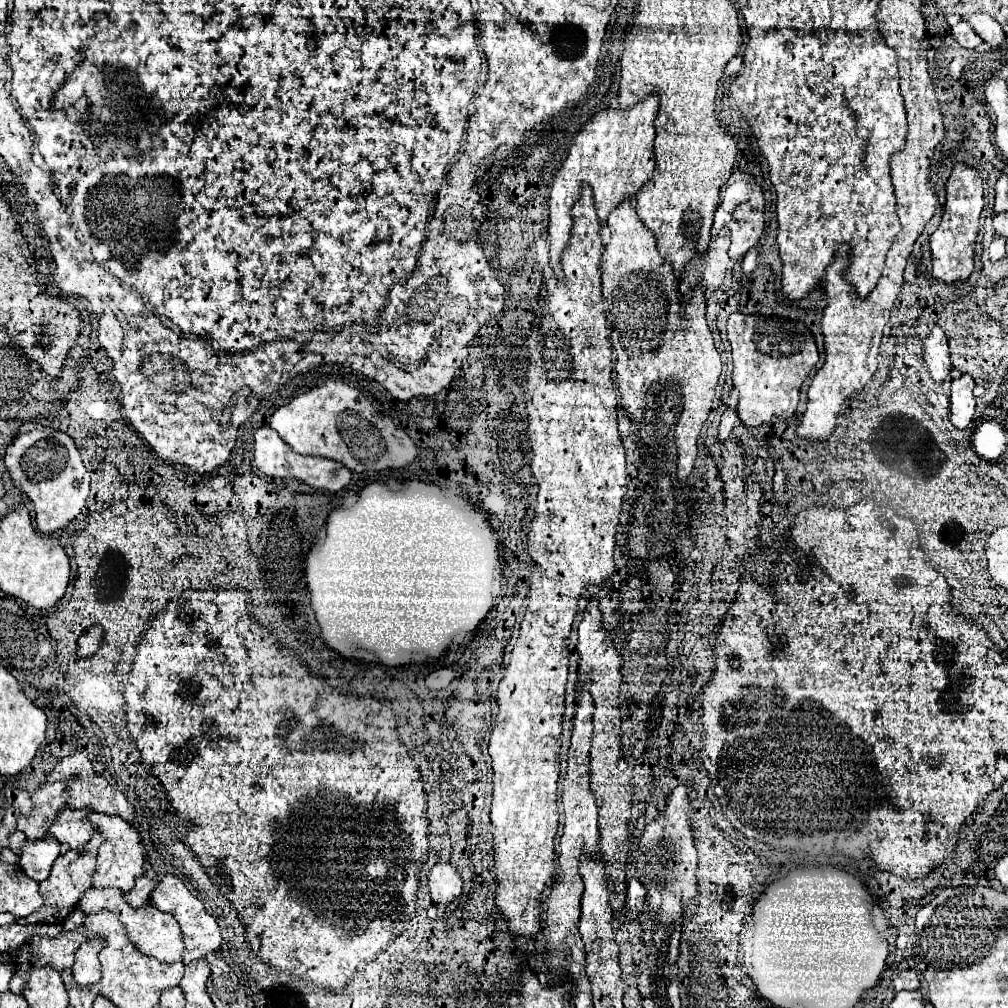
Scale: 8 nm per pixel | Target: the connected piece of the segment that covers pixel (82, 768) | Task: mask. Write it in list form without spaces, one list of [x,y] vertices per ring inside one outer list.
[[[82,750],[72,752],[70,756],[62,758],[56,766],[54,766],[54,780],[62,780],[66,782],[66,792],[64,792],[64,802],[68,808],[92,808],[94,812],[104,812],[104,814],[116,814],[120,818],[124,818],[126,822],[130,822],[136,830],[136,812],[132,810],[132,804],[128,802],[126,794],[122,794],[118,788],[114,788],[112,784],[108,784],[106,780],[102,780],[102,776],[98,776],[94,772],[94,766],[90,764],[88,756]]]

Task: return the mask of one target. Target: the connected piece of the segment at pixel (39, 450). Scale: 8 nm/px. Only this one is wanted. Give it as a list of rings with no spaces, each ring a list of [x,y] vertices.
[[[40,424],[22,428],[8,446],[4,464],[12,484],[34,502],[36,526],[40,532],[50,534],[64,528],[84,508],[88,498],[90,474],[82,464],[74,440],[66,432],[44,428]]]

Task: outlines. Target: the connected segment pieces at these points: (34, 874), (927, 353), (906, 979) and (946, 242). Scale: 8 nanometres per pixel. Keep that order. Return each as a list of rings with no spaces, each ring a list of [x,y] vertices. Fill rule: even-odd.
[[[26,840],[22,846],[20,866],[36,882],[48,878],[54,860],[60,854],[60,844],[56,840]]]
[[[932,326],[930,334],[926,336],[922,344],[922,354],[924,354],[924,362],[934,382],[943,384],[948,381],[951,383],[952,364],[950,364],[950,352],[948,352],[948,338],[940,326]]]
[[[904,970],[900,972],[898,978],[894,980],[894,990],[916,990],[920,986],[918,974],[914,970]]]
[[[958,162],[946,182],[946,206],[944,216],[936,232],[930,236],[930,248],[932,248],[932,266],[934,276],[942,282],[956,282],[966,280],[974,272],[974,244],[978,234],[978,220],[984,206],[982,198],[982,178],[980,174]]]

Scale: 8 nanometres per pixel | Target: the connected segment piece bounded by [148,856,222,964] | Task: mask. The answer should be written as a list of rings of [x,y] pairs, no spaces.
[[[148,856],[148,860],[158,870],[158,878],[160,878],[160,882],[156,882],[156,888],[152,892],[152,906],[158,908],[160,912],[172,914],[178,920],[180,930],[182,930],[182,940],[184,940],[182,962],[188,964],[196,958],[202,958],[206,952],[218,952],[222,938],[220,938],[220,928],[218,928],[216,918],[210,912],[206,912],[204,904],[184,886],[184,882],[178,876],[162,872],[162,858],[150,858]]]

